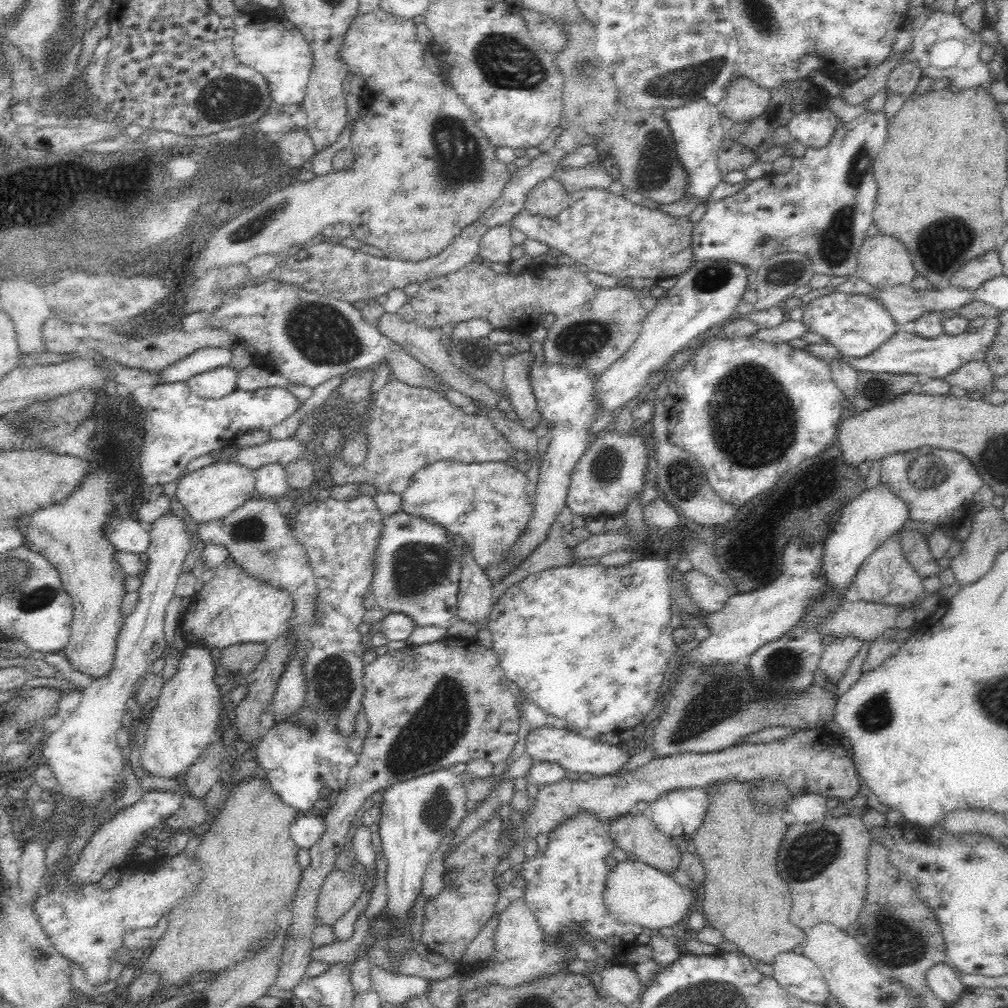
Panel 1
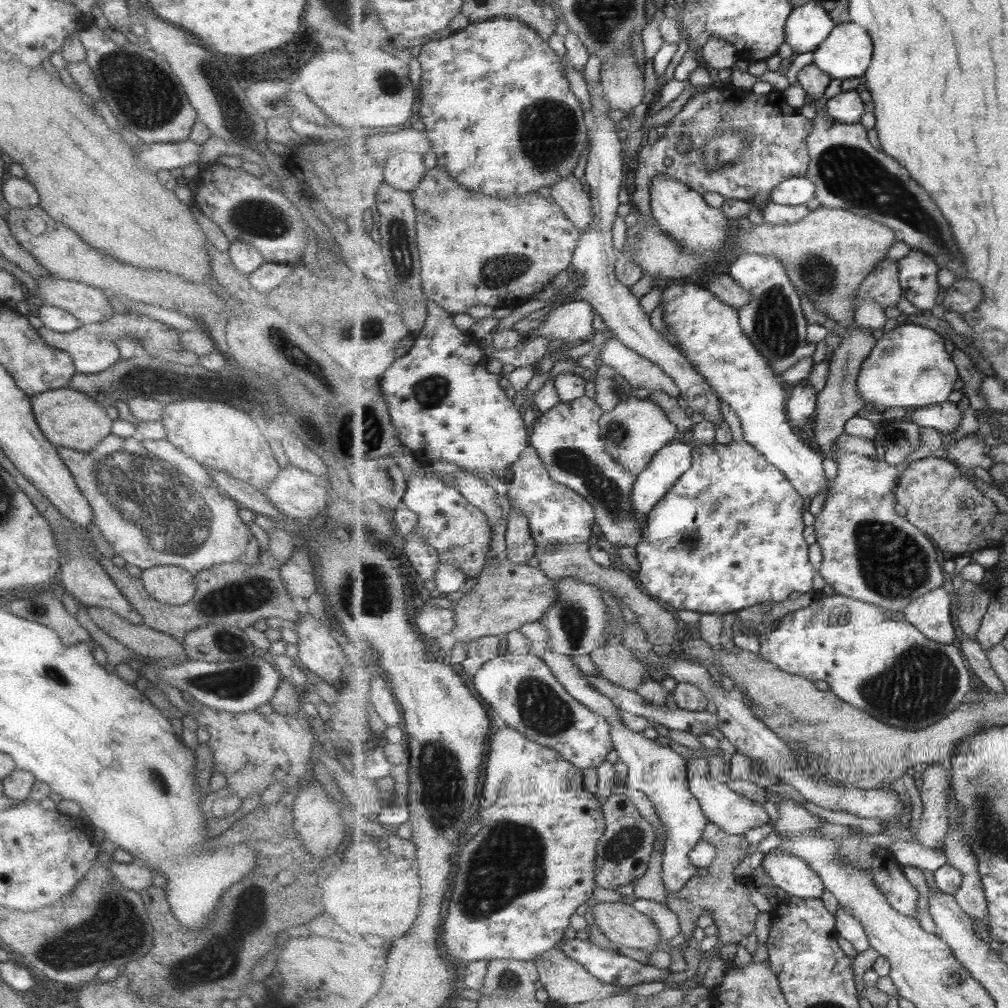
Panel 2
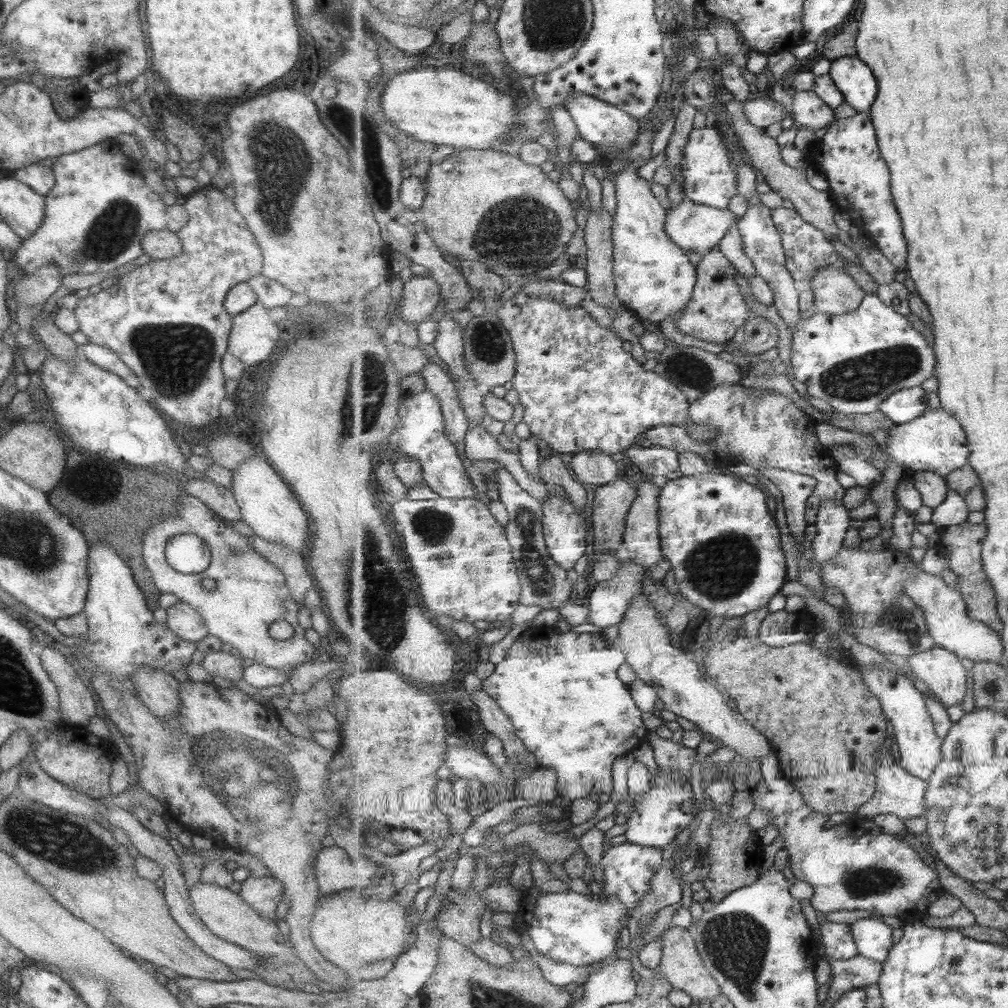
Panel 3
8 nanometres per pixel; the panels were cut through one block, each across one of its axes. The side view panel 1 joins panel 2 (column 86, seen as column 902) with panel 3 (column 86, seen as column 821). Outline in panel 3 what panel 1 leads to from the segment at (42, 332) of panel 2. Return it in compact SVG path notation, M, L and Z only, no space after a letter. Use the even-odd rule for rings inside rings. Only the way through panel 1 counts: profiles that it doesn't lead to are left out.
M87 343L78 346L78 351L82 356L85 356L85 359L91 362L91 364L95 364L95 366L119 376L127 386L135 389L140 385L134 372L130 368L127 368L125 363L121 362L121 359L119 359L111 350Z

